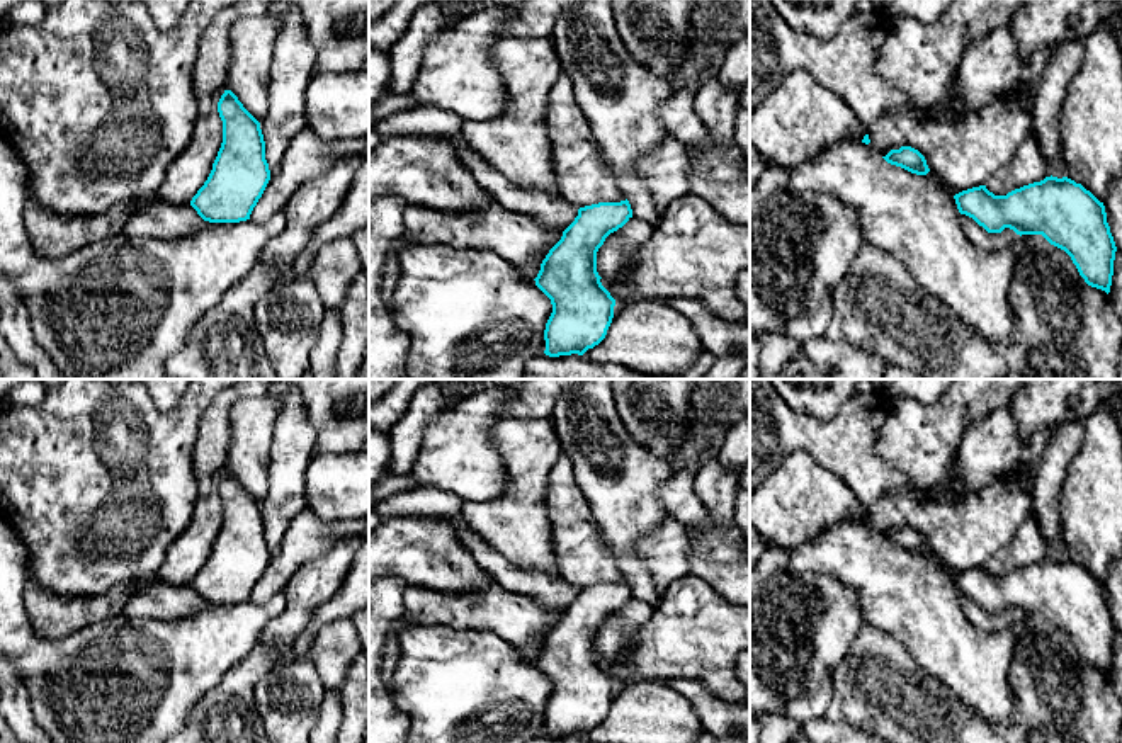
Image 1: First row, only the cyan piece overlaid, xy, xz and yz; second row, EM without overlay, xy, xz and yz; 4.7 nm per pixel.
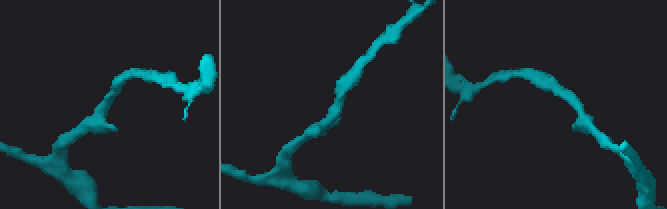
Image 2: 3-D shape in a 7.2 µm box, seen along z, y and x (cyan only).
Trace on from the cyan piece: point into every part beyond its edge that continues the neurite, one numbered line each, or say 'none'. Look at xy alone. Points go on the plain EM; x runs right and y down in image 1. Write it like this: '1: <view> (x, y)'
none

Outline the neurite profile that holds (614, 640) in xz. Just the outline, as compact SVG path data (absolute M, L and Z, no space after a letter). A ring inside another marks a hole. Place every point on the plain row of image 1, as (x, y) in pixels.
M629 598L629 602L610 614L597 632L597 653L604 661L614 661L626 656L639 629L651 619L654 607Z

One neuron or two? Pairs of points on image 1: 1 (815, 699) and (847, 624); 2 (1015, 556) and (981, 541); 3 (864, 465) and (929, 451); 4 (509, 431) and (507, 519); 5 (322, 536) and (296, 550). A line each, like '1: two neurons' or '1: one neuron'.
1: one neuron
2: two neurons
3: two neurons
4: one neuron
5: one neuron

